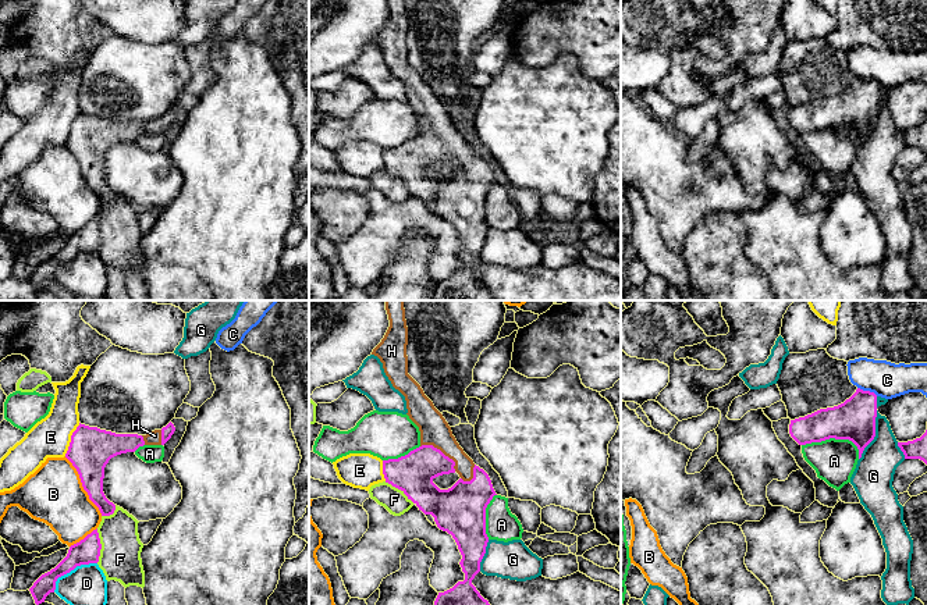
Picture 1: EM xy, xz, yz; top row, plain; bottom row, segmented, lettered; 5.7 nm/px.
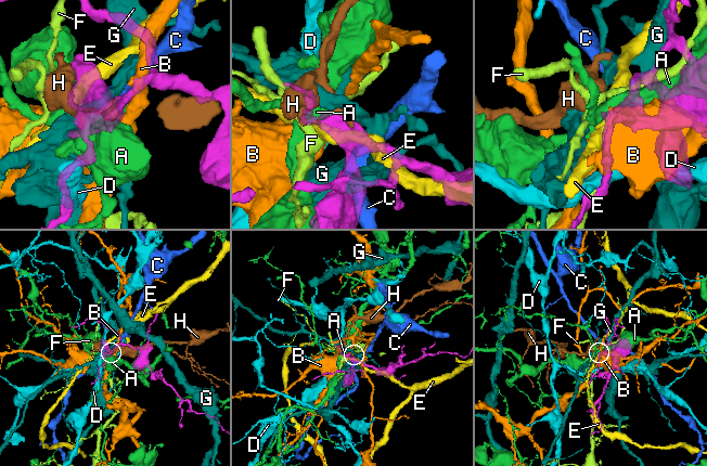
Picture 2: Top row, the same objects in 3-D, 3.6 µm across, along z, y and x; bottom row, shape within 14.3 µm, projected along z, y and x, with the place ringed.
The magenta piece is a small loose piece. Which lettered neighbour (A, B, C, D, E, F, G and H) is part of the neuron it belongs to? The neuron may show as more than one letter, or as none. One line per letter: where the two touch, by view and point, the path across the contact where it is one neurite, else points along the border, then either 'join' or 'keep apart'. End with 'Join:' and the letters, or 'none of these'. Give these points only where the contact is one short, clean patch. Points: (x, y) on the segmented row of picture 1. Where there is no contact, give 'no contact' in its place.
A: meets magenta in yz at (835, 438); keep apart
B: meets magenta in xy at (82, 486); keep apart
C: meets magenta in yz at (867, 391); keep apart
D: meets magenta in xy at (70, 570); border along xy (96, 562), (77, 565), (61, 575), (53, 591); keep apart
E: meets magenta in xy at (71, 440); border along xy (80, 423), (71, 436), (64, 455); keep apart
F: meets magenta in xy at (100, 545); keep apart
G: meets magenta in yz at (874, 436); keep apart
H: meets magenta in xz at (440, 451); runs through xz (414, 473), (440, 451), (434, 430); join
Join: H

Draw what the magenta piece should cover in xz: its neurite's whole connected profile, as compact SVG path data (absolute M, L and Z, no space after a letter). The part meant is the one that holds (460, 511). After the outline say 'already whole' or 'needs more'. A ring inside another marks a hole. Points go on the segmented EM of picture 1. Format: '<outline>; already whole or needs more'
M386 300L386 310L390 327L372 355L380 359L393 387L405 396L406 414L420 431L419 448L398 459L383 460L386 483L401 490L425 515L431 515L437 527L452 535L462 555L459 565L465 573L465 580L458 581L452 588L444 592L438 592L434 605L490 605L472 584L472 580L480 572L480 562L489 542L486 534L486 508L497 494L489 474L476 466L464 452L443 414L425 395L420 385L408 374L408 327L404 300ZM455 471L461 478L451 488L440 490L433 483L436 477Z; needs more

